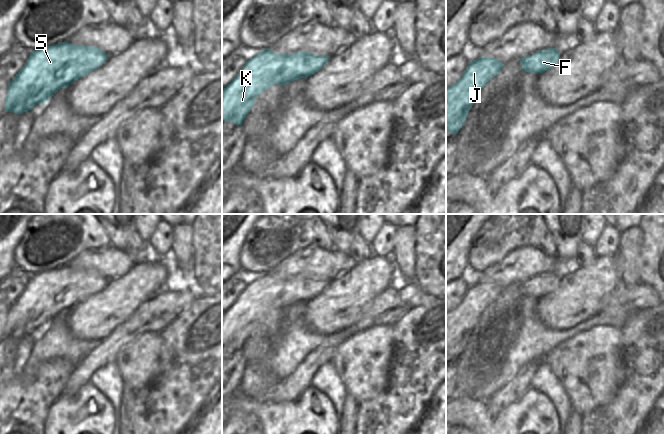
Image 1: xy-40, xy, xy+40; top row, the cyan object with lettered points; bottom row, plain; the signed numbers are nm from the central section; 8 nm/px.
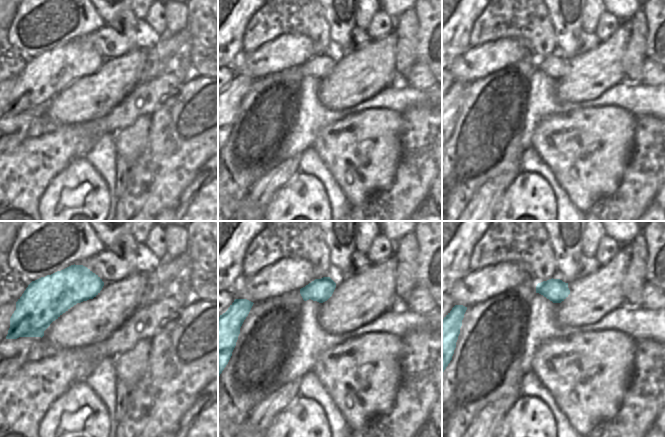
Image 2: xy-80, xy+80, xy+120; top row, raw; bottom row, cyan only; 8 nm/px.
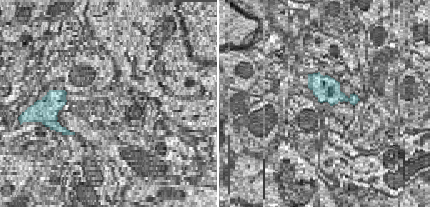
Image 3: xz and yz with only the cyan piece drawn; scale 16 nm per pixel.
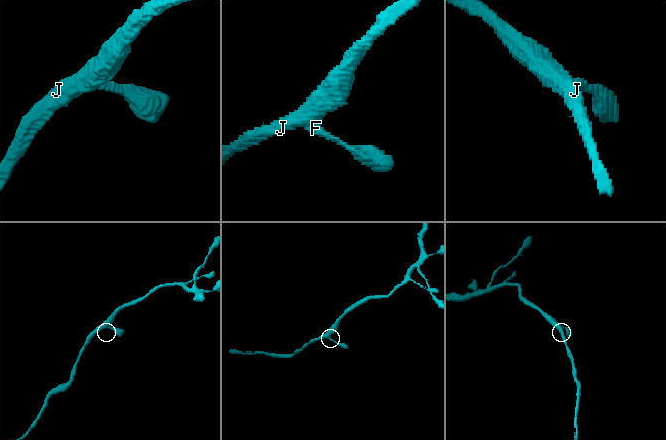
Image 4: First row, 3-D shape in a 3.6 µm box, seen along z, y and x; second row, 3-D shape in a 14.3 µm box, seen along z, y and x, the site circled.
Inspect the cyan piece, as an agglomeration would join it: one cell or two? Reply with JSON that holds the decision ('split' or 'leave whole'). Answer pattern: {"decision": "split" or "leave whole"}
{"decision": "leave whole"}

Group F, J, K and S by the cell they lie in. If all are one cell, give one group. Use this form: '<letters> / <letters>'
F J K S

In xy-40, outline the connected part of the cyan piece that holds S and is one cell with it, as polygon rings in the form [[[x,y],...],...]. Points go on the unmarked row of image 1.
[[[67,265],[34,274],[24,291],[8,308],[4,336],[21,338],[32,334],[37,328],[45,328],[61,312],[66,312],[79,302],[102,290],[107,281],[108,279],[99,272],[77,270]]]

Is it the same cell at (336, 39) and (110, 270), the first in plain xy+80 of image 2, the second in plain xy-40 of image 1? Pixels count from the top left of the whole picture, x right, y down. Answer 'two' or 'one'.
two

